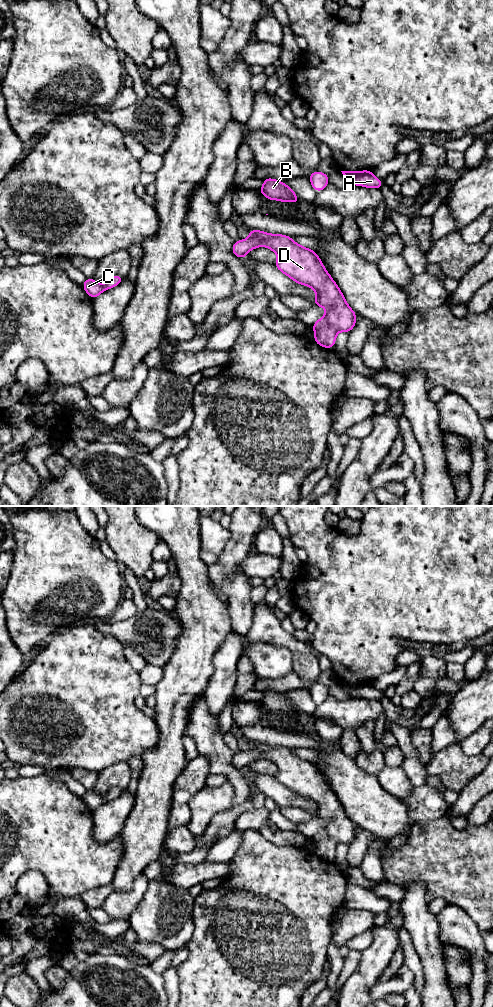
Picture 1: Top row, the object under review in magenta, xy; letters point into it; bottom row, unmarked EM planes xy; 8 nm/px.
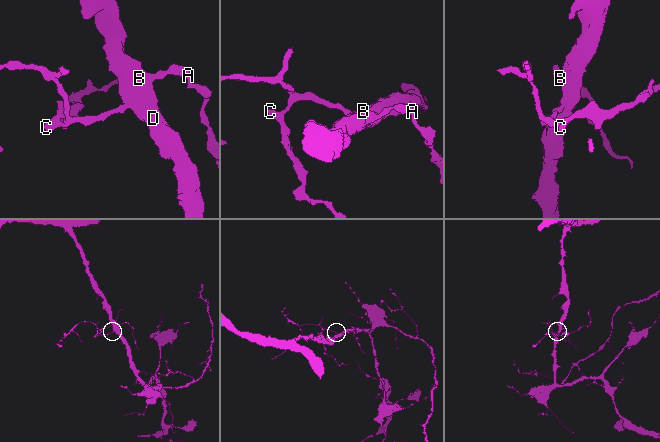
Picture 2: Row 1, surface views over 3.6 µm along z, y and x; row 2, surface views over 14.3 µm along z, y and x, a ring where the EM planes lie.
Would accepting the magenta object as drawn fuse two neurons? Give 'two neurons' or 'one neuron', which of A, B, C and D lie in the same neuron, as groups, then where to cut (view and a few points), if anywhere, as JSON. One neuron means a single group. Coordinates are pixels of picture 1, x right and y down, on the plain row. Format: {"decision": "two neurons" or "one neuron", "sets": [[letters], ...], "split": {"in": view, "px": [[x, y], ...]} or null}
{"decision": "one neuron", "sets": [["A", "B", "C", "D"]], "split": null}

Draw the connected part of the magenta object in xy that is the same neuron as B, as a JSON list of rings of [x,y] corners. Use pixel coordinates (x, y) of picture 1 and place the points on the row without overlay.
[[[265,690],[263,698],[258,702],[269,712],[295,714],[296,716],[299,716],[300,714],[296,705],[285,695],[279,692]]]

